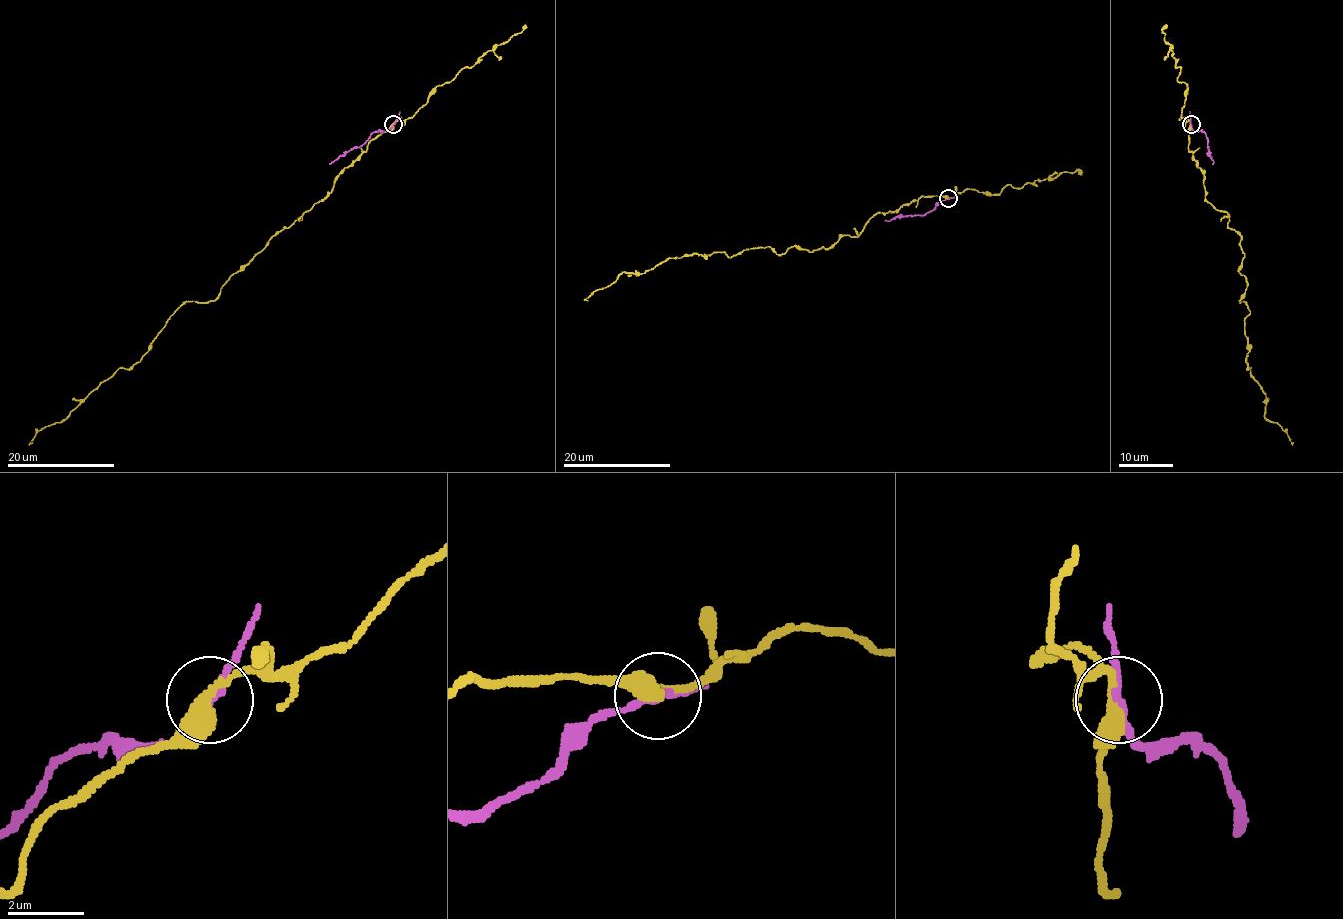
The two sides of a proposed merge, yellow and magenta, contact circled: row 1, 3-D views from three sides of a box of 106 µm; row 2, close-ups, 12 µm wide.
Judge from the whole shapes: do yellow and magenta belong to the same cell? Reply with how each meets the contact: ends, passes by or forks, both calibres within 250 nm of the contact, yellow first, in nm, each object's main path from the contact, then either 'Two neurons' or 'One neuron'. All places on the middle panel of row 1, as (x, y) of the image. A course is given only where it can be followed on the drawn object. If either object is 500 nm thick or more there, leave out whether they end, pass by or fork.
At the ring yellow passes by. At the ring magenta passes by. Thickness 360 nm (yellow) against 170 nm. Course of yellow: (948, 198), (922, 195), (811, 252), (669, 257), (643, 273), (622, 272), (583, 300). Course of magenta: (948, 198), (928, 213), (885, 221). Two neurons

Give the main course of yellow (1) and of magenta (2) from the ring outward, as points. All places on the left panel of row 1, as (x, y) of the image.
1: (393, 124), (339, 175), (332, 190), (228, 278), (214, 300), (187, 300), (131, 366), (119, 368), (28, 444)
2: (393, 124), (387, 131), (375, 131), (360, 146), (339, 155), (329, 165)

